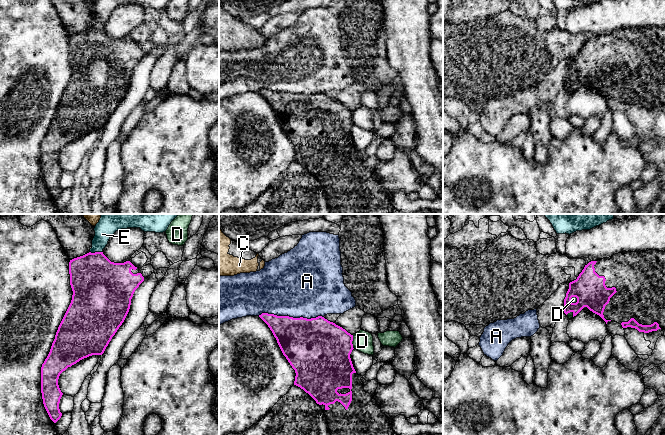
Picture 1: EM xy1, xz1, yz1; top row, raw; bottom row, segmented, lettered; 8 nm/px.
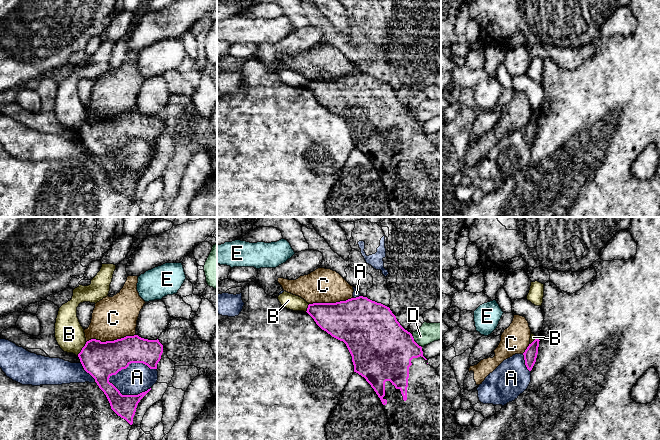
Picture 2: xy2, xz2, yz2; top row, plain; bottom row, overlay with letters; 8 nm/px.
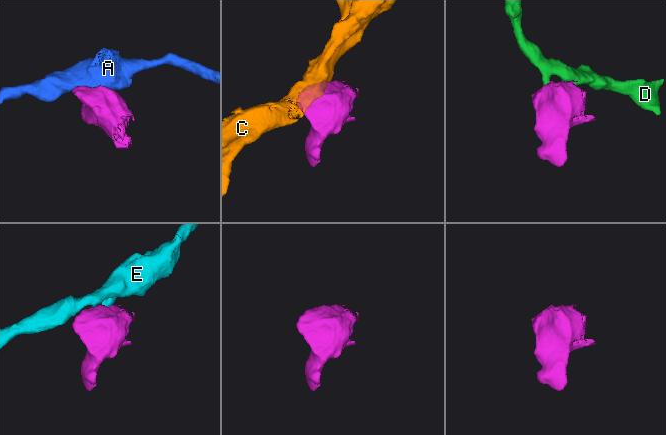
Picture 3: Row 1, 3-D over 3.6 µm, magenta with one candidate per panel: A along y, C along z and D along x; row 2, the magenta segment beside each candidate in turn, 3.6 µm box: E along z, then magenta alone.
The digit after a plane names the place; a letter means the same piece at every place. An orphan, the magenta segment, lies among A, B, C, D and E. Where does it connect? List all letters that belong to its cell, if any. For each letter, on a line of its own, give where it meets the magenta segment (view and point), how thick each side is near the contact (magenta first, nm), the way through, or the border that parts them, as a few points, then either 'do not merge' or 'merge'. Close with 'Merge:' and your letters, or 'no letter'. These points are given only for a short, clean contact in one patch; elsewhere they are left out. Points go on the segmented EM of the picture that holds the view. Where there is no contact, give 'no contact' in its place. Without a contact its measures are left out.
A: xy2 (131, 362) | 300/240 nm | do not merge
B: xy2 (82, 349) | 300/240 nm | along xy2 (86, 342), (77, 355) | do not merge
C: xy2 (110, 341) | 300/340 nm | do not merge
D: xz1 (351, 342) | 460/160 nm | along xz1 (352, 335), (352, 346), (354, 348) | do not merge
E: xy1 (96, 252) | 420/160 nm | along xy1 (90, 251), (101, 252) | do not merge
Merge: no letter

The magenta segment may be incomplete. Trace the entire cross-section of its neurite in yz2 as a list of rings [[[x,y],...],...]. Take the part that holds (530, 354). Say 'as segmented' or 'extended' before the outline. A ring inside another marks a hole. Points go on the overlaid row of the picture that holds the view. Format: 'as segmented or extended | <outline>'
as segmented | [[[537,337],[531,344],[529,344],[527,349],[523,353],[525,365],[529,371],[532,370],[532,368],[536,362],[536,358],[537,358],[537,354],[538,354],[538,347],[539,347],[539,341],[540,340]]]

